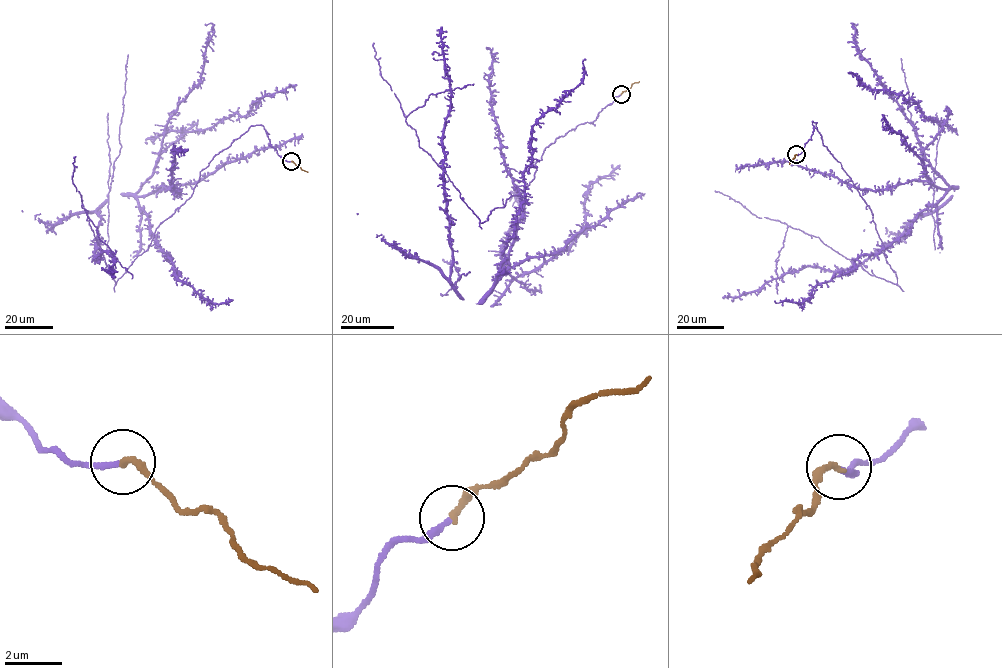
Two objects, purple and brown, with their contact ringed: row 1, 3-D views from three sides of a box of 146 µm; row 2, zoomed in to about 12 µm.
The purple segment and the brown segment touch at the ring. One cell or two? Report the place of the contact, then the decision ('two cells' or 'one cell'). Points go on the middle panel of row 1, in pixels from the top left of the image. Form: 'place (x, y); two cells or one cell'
place (621, 94); one cell

